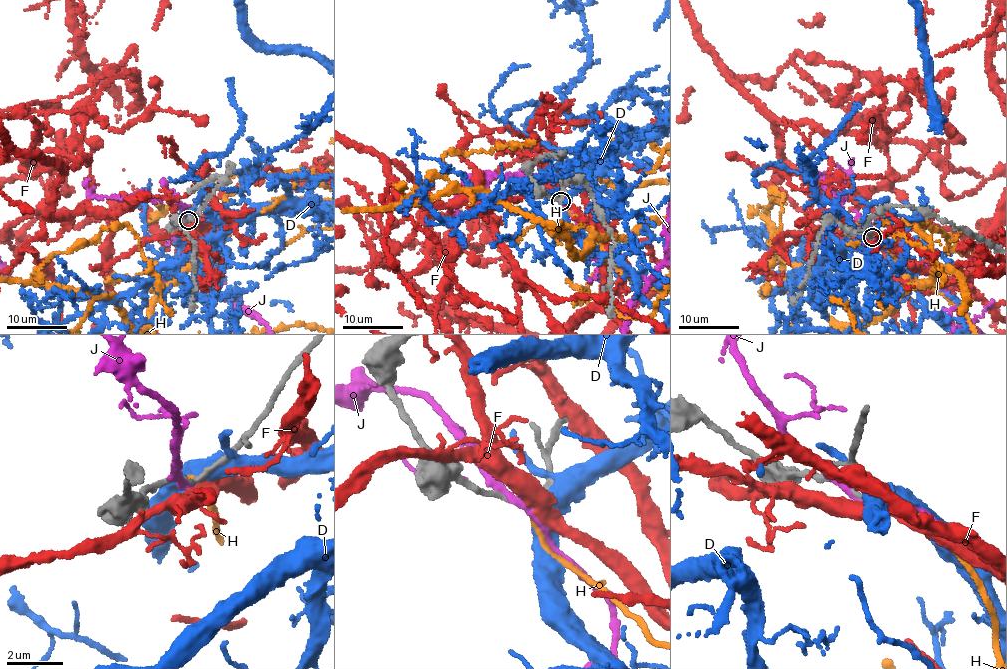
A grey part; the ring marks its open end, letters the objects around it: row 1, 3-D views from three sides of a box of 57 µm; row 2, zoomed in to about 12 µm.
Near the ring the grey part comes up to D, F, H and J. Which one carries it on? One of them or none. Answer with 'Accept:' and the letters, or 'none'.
Accept: H

